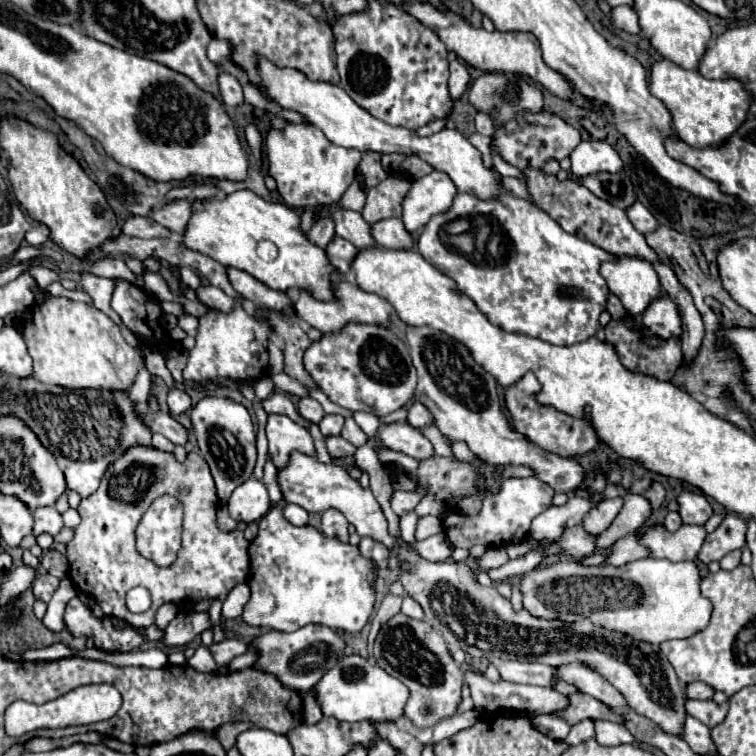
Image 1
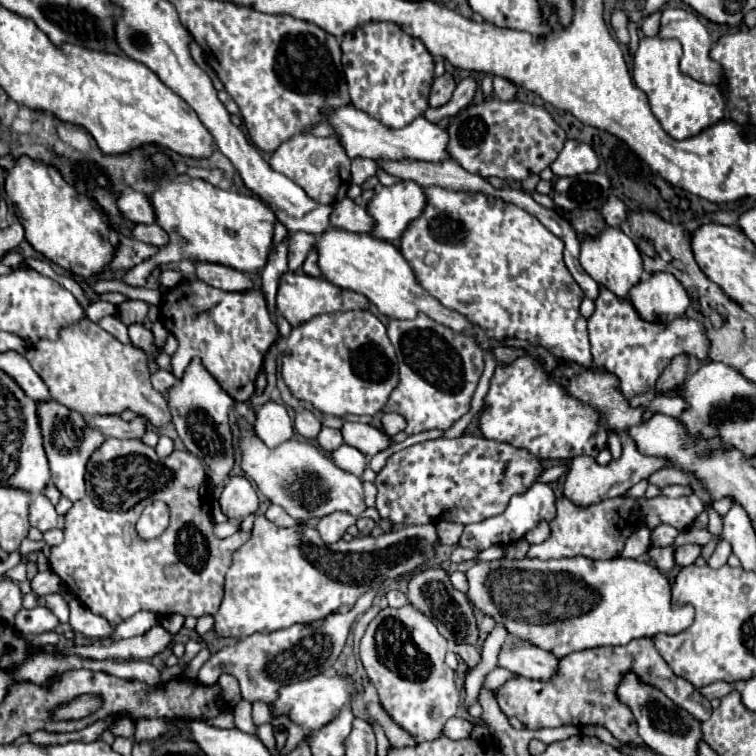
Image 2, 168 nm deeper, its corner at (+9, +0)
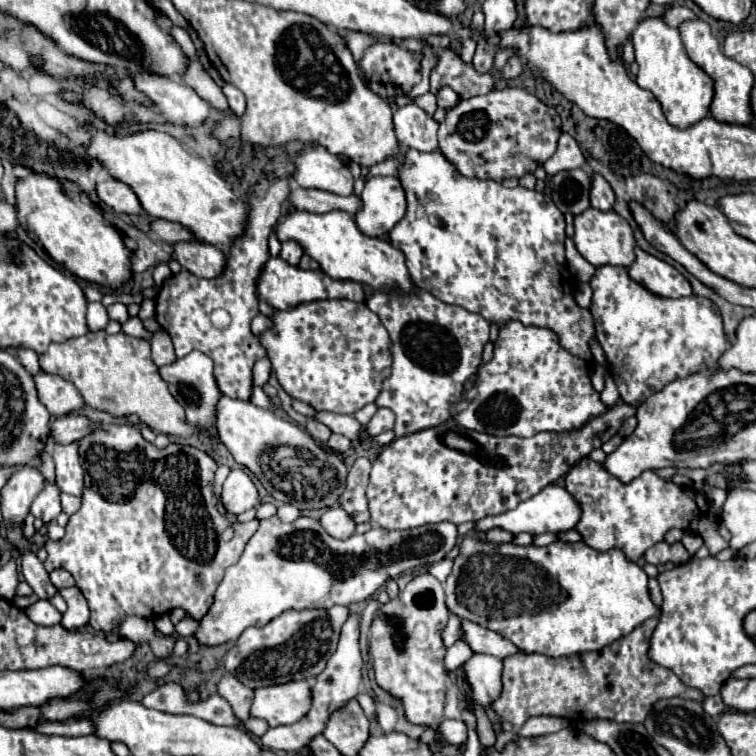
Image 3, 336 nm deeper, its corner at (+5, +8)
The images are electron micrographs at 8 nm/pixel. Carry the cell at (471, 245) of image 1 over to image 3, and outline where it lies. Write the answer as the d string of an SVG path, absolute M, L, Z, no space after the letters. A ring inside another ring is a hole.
M408 150L406 152L406 162L404 166L398 170L398 178L402 180L402 186L406 190L406 200L408 200L408 210L406 210L406 216L392 228L390 232L390 242L394 244L394 248L402 250L404 256L406 256L406 266L410 270L410 276L414 280L414 284L422 290L428 290L434 298L446 302L446 304L454 304L454 306L460 306L468 312L476 312L476 314L482 314L490 324L496 324L496 326L504 326L512 320L518 320L522 322L524 326L540 326L540 328L548 328L552 332L558 334L558 340L560 340L560 346L564 350L568 350L570 354L586 360L586 362L592 362L592 352L590 352L590 340L594 338L594 320L592 320L592 314L590 310L586 308L580 308L574 300L574 292L576 292L576 280L570 280L570 274L566 270L566 264L564 264L564 240L566 240L566 222L564 222L564 214L556 208L556 204L552 202L550 196L546 194L540 194L536 190L526 190L522 186L516 186L516 188L504 188L502 182L496 182L496 180L480 180L480 178L466 178L462 176L454 164L450 164L442 152L418 152L418 150Z

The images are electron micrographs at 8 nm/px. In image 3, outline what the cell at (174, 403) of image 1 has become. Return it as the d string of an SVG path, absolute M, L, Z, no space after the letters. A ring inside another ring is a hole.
M158 330L150 338L150 344L152 344L152 362L156 366L168 366L168 364L176 362L172 340L170 340L170 336L164 330Z

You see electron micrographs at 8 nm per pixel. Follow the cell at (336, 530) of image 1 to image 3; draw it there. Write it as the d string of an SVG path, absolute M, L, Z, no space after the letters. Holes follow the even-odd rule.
M332 506L332 508L328 508L328 510L324 512L324 516L320 518L320 524L322 524L322 528L324 528L330 536L334 536L334 538L338 538L338 540L344 540L344 538L352 536L352 534L354 534L354 528L356 528L352 516L350 516L342 506Z

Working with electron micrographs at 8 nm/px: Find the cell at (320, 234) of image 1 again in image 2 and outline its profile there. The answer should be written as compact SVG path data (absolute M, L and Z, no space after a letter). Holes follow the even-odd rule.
M296 232L290 238L290 246L288 246L288 268L290 270L298 270L302 266L302 262L306 260L308 252L314 246L314 236L306 234L306 232Z

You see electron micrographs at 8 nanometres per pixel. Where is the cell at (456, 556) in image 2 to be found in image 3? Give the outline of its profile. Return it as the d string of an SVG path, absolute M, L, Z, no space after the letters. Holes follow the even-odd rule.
M492 528L486 532L486 540L488 542L494 542L494 544L504 544L504 542L510 542L514 536L510 532L502 532L500 528Z

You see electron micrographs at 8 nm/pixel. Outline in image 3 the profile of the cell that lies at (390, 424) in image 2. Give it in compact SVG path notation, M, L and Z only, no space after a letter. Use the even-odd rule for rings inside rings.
M378 408L378 412L366 424L366 432L382 434L384 430L392 430L394 422L396 422L396 416L394 416L394 412L390 408Z

